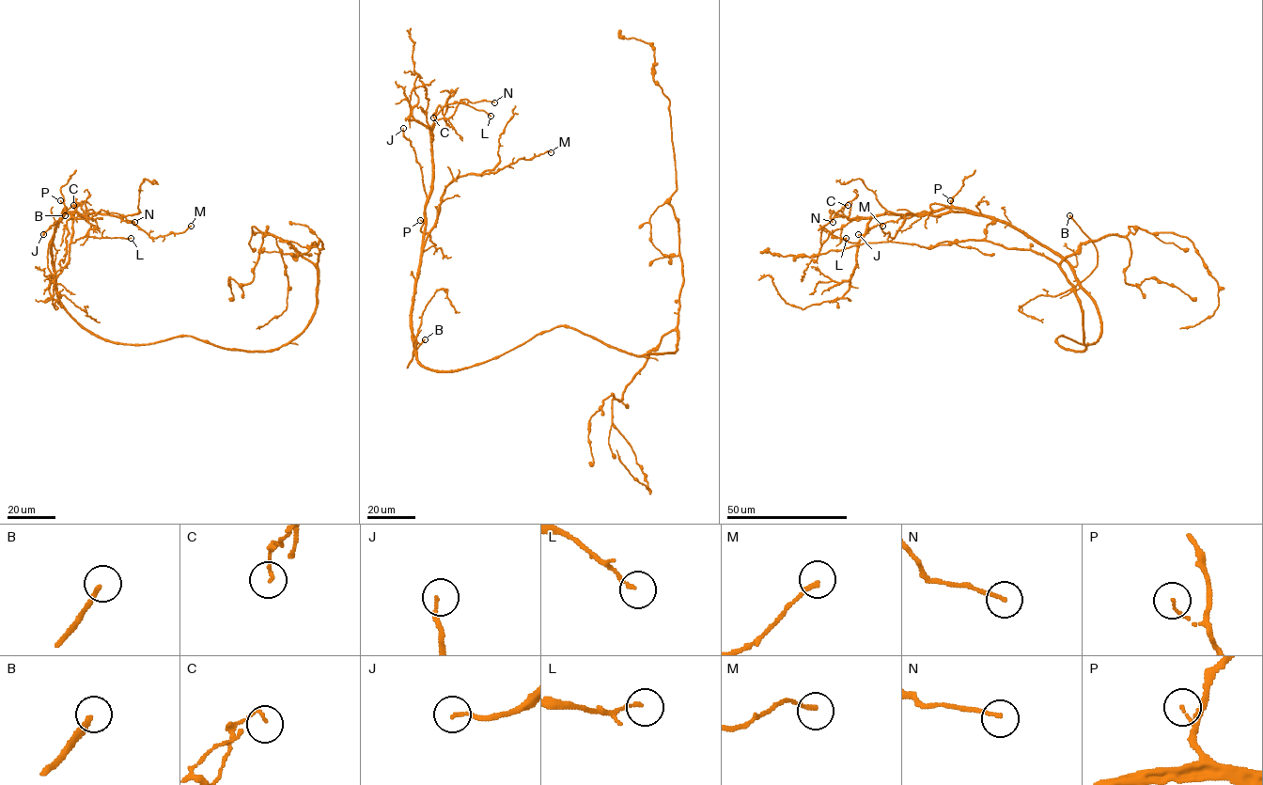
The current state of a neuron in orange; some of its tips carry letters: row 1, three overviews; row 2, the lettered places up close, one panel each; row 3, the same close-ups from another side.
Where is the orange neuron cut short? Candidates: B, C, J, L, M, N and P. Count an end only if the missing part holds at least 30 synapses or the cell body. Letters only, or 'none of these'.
B

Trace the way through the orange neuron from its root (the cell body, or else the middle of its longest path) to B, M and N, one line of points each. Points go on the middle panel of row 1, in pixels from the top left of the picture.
B: (517, 346), (488, 360), (454, 370), (431, 370), (417, 360), (414, 350), (408, 367), (425, 339)
M: (517, 346), (468, 367), (431, 370), (417, 360), (412, 301), (444, 188), (461, 176), (496, 172), (551, 152)
N: (517, 346), (468, 367), (431, 370), (417, 360), (412, 336), (432, 126), (449, 117), (461, 99), (494, 102)

